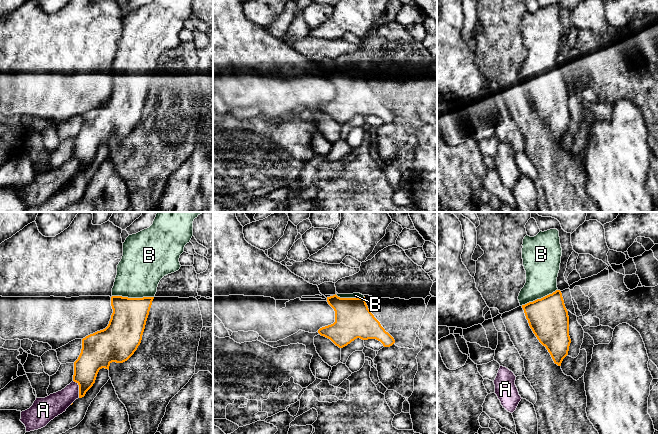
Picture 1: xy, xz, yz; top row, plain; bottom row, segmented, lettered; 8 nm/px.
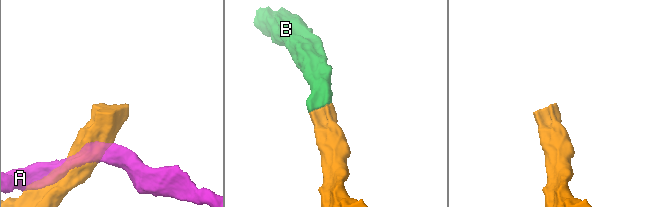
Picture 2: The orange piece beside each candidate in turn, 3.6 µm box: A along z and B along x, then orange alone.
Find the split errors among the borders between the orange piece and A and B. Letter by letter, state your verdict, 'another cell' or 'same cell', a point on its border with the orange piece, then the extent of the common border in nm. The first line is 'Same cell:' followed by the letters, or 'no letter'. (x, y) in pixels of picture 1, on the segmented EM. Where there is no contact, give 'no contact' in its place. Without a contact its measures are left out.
Same cell: B
A: another cell; meets orange in xy at (79, 389); contact 150 nm long
B: same cell; meets orange in xy at (133, 298); contact 340 nm long

